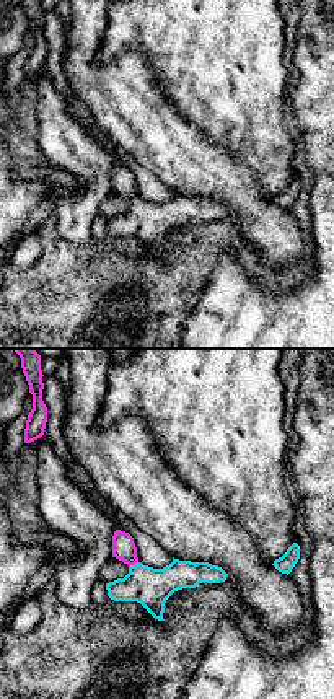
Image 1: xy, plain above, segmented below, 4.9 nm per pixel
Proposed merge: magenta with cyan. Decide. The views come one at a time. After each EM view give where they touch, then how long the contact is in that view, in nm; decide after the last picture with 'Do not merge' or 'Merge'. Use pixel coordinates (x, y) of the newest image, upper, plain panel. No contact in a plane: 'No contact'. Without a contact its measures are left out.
Touches magenta at (132, 199). Shared border 60 nm

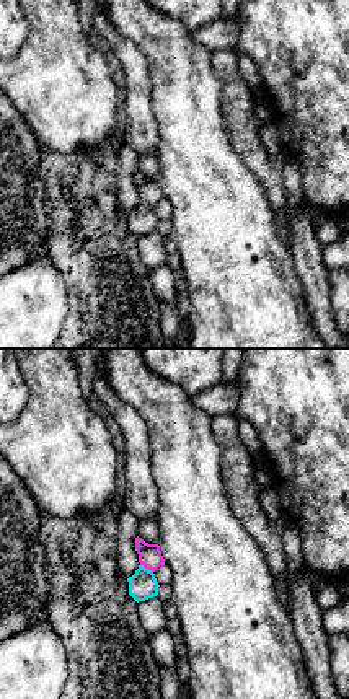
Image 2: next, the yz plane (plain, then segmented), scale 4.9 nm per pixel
Touches magenta at (147, 202). Shared border 80 nm

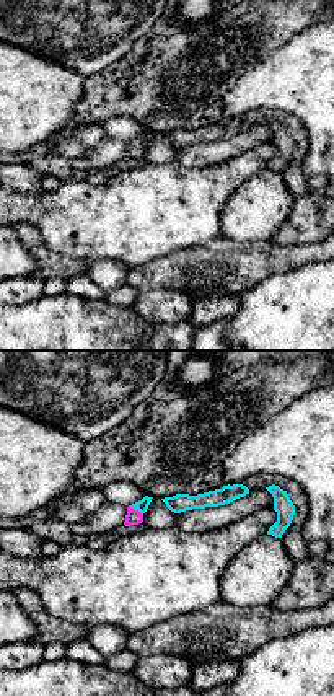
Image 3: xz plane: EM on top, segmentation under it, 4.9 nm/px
Touches magenta at (134, 144). Shared border 90 nm

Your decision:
Merge

